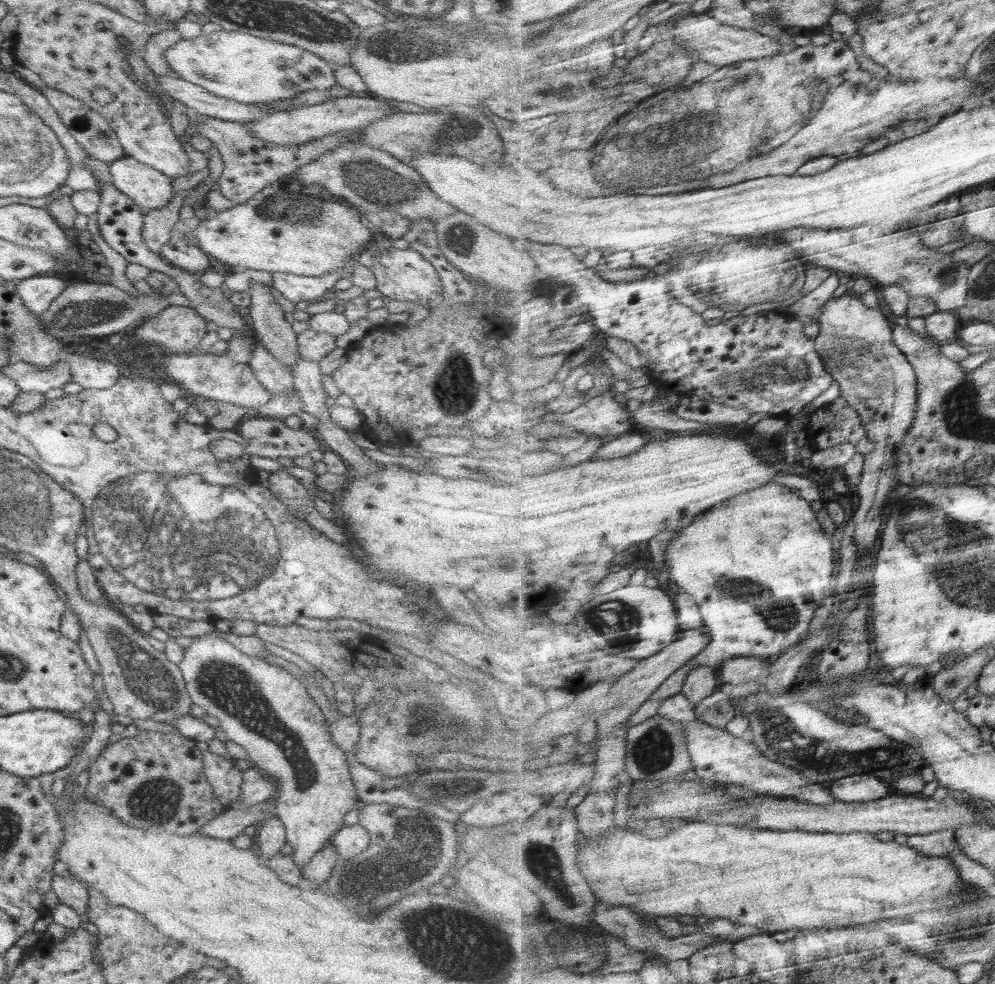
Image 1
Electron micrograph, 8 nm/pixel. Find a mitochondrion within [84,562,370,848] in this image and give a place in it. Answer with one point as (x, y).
(225, 688)

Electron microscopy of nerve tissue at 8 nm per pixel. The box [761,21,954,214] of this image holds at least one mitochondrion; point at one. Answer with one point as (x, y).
(820, 84)

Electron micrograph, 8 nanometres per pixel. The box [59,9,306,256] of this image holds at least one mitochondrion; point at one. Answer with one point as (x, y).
(80, 124)

